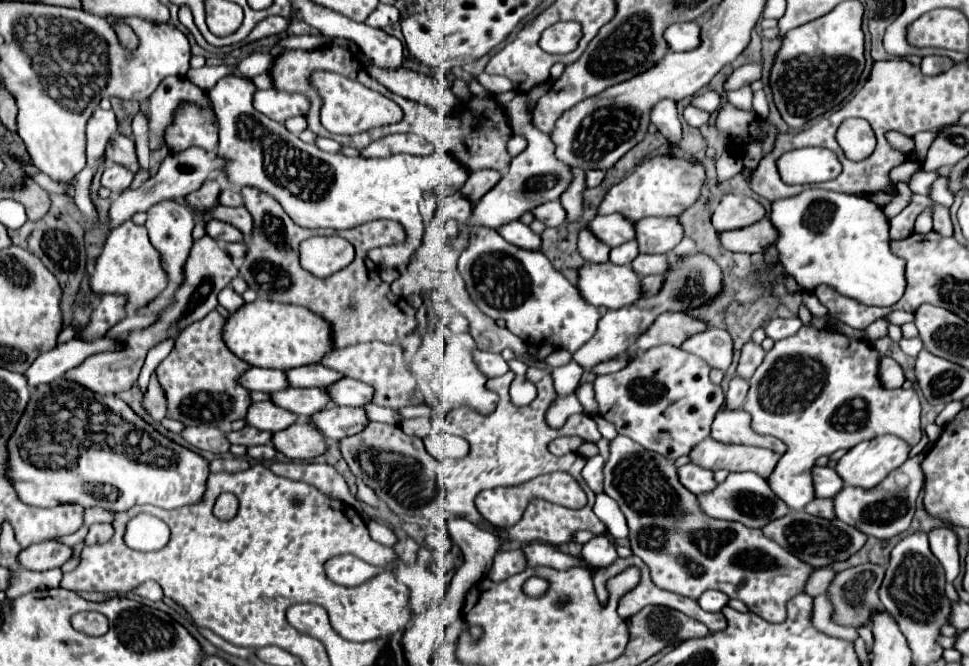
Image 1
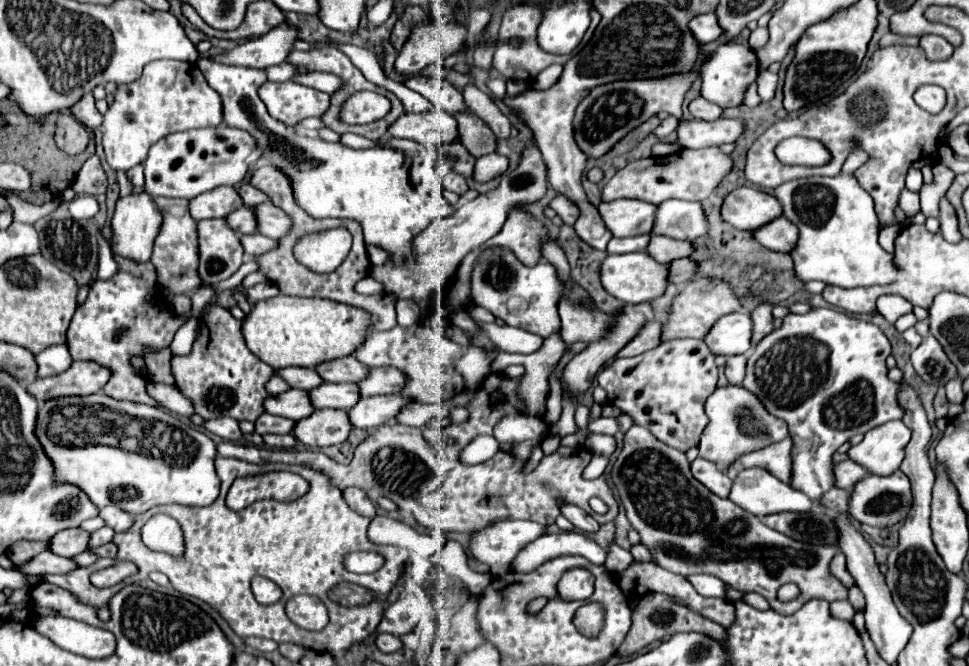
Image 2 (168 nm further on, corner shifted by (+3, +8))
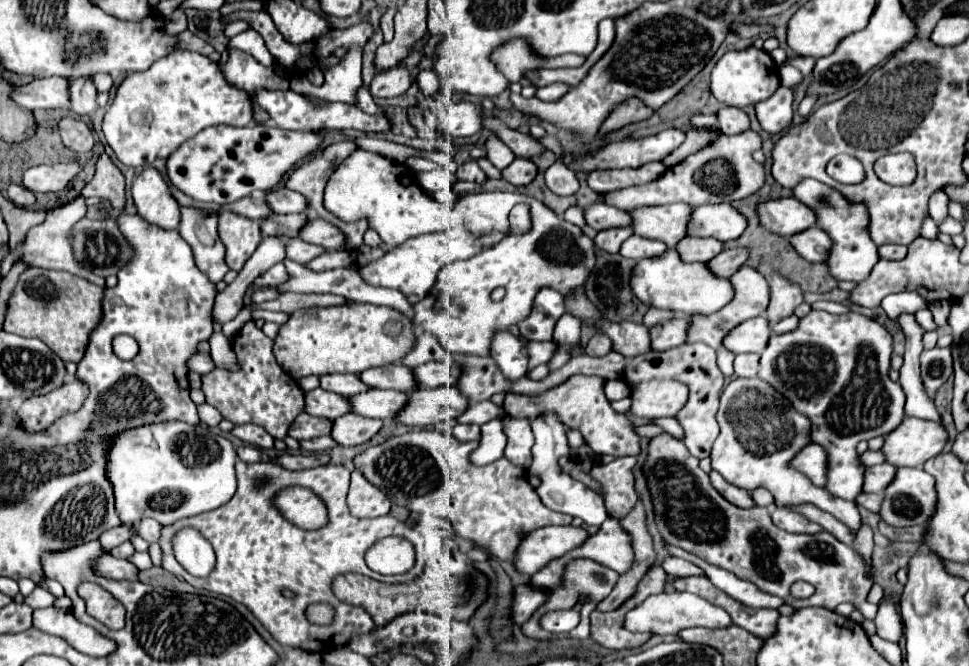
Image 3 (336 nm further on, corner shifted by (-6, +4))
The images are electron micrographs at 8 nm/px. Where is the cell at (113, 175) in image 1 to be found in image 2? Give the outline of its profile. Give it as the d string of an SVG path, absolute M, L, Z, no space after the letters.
M156 60L144 66L144 72L138 80L120 84L116 88L114 102L108 106L102 122L102 146L106 160L114 170L130 170L146 160L148 150L156 140L172 132L220 124L220 94L208 86L200 68L192 62Z

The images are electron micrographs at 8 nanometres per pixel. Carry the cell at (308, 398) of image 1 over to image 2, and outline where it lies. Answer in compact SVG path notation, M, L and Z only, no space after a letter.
M324 381L324 384L316 390L310 390L314 408L342 408L350 410L360 400L360 388L358 383L340 382L331 383Z

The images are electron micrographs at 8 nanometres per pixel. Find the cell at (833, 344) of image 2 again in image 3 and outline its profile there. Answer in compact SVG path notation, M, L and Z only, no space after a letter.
M811 310L799 320L799 326L787 334L773 334L767 348L761 352L759 378L777 388L793 408L811 420L811 440L821 444L829 456L829 472L825 490L843 500L855 500L863 486L863 466L857 460L855 446L863 440L863 432L891 432L903 420L905 394L897 382L889 378L893 354L891 334L875 320L859 314L829 314Z

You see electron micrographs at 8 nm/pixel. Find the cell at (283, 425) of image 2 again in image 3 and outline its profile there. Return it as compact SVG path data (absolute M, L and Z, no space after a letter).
M301 414L289 426L289 436L295 438L295 440L307 440L307 438L329 434L329 430L331 430L331 420L323 420L323 418Z

